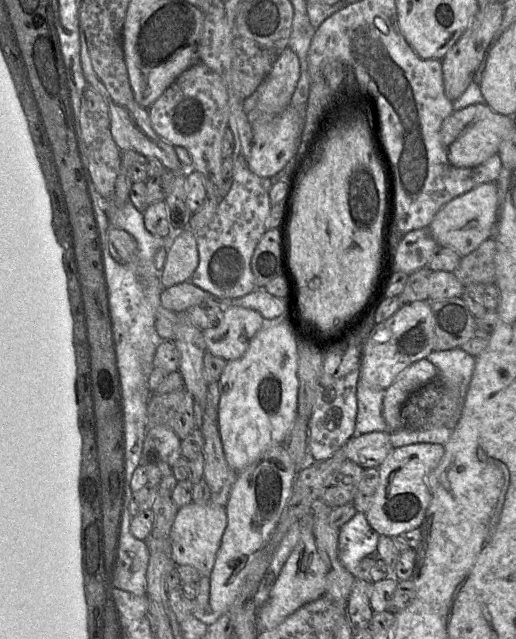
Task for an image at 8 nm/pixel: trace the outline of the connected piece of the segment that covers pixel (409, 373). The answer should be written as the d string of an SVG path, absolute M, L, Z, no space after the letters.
M426 358L407 367L385 390L383 398L383 418L388 432L405 427L402 408L416 391L433 381L439 373L434 364Z

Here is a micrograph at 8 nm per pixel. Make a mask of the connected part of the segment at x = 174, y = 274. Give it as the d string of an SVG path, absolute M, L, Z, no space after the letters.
M183 229L167 249L167 258L161 274L164 289L190 281L199 262L194 232Z

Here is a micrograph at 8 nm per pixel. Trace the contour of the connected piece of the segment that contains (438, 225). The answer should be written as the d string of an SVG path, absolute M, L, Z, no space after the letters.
M494 182L482 183L451 199L437 211L429 225L433 238L438 245L450 247L460 256L471 253L489 237L496 240L493 225L496 222L497 202L498 194Z

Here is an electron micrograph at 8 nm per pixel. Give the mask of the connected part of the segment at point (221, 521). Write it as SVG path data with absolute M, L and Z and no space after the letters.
M192 502L179 508L170 533L171 556L175 565L192 566L201 577L210 577L226 526L226 507Z

